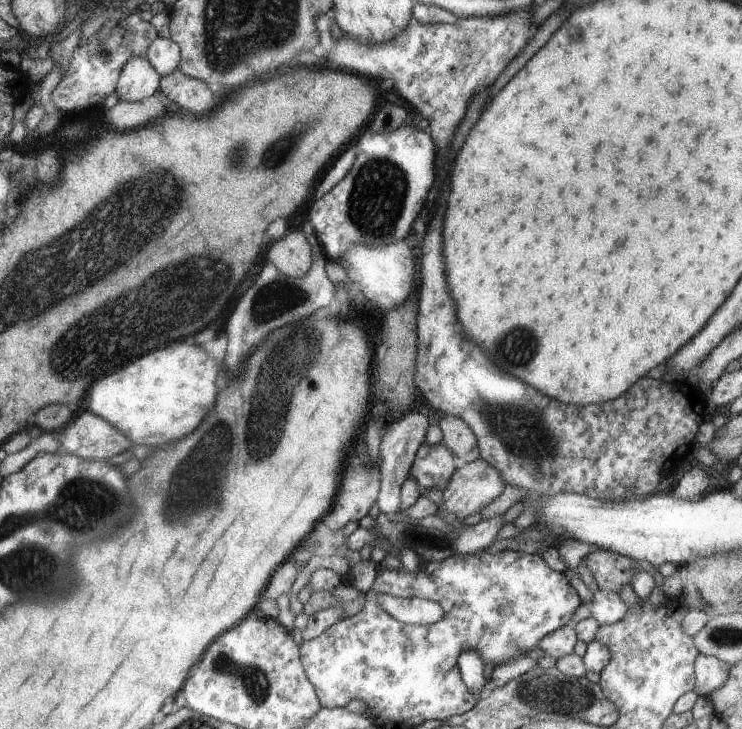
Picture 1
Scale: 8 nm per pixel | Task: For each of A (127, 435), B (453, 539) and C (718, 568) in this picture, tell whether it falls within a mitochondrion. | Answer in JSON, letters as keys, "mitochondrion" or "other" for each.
{"A":"other","B":"mitochondrion","C":"other"}

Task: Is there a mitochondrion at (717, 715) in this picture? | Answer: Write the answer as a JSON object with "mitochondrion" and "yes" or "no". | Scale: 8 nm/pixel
{"mitochondrion":"no"}

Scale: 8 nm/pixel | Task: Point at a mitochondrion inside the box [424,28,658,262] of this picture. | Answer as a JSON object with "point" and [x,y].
{"point":[471,50]}

